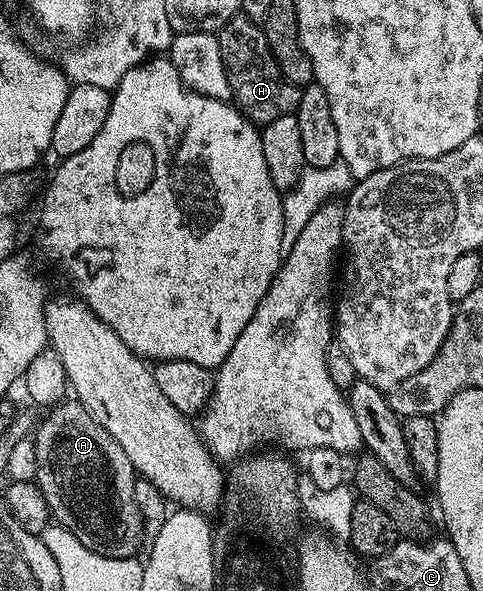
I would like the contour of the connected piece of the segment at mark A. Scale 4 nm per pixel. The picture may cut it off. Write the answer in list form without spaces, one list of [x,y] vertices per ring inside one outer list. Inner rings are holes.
[[[64,401],[50,412],[51,415],[39,427],[39,436],[34,436],[36,469],[34,482],[47,499],[52,516],[69,524],[71,532],[79,536],[81,545],[114,559],[130,559],[138,556],[139,538],[143,535],[145,519],[140,508],[123,511],[123,515],[111,515],[111,435],[91,416],[78,401]]]

